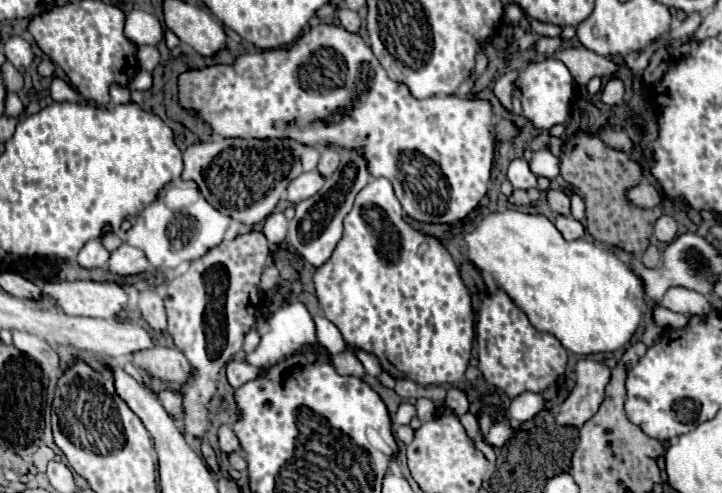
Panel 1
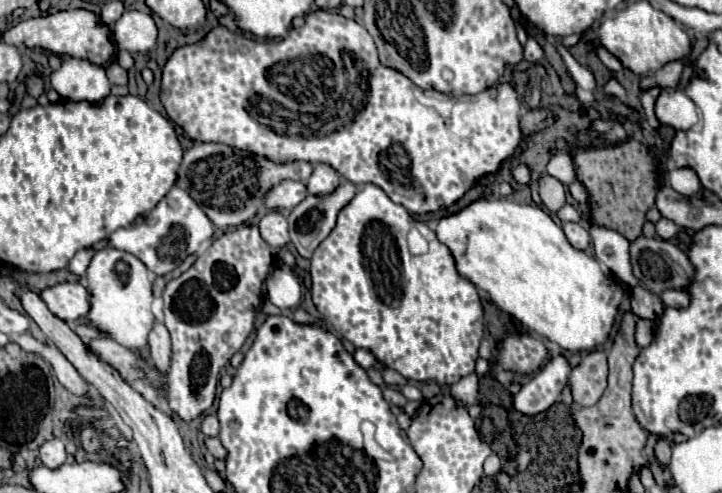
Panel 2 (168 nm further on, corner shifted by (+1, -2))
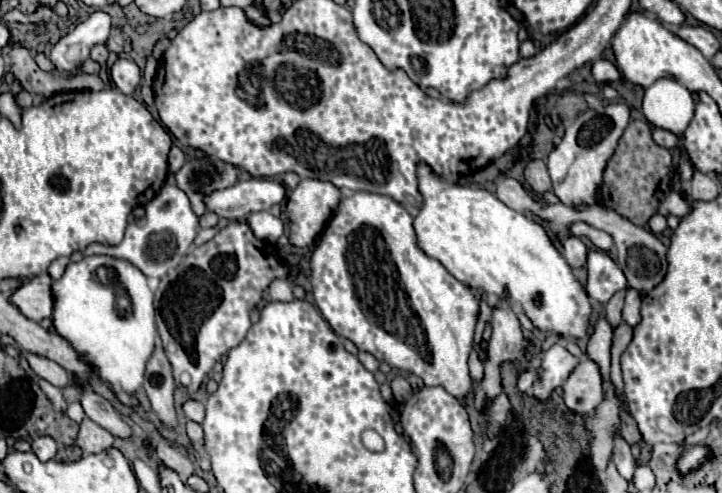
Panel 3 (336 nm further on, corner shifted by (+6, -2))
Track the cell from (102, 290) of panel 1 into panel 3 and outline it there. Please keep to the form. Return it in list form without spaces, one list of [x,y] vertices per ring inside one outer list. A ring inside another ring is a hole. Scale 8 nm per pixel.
[[[50,275],[28,279],[12,297],[12,303],[32,321],[42,321],[54,311],[54,291]]]

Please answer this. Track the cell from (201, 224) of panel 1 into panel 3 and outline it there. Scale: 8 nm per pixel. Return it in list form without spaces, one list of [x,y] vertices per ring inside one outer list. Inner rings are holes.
[[[164,185],[162,191],[146,205],[146,215],[136,223],[126,227],[126,235],[118,245],[92,243],[86,247],[84,255],[112,255],[134,263],[146,277],[164,277],[170,269],[178,267],[194,237],[198,233],[198,217],[194,215],[190,201],[176,185]]]

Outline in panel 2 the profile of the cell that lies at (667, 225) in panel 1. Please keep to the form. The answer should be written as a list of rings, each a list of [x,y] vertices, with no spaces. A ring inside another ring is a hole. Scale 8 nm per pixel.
[[[661,217],[661,219],[655,223],[655,227],[657,227],[657,235],[659,235],[661,239],[671,239],[671,237],[677,233],[677,225],[675,225],[671,219],[665,219],[665,217]]]

